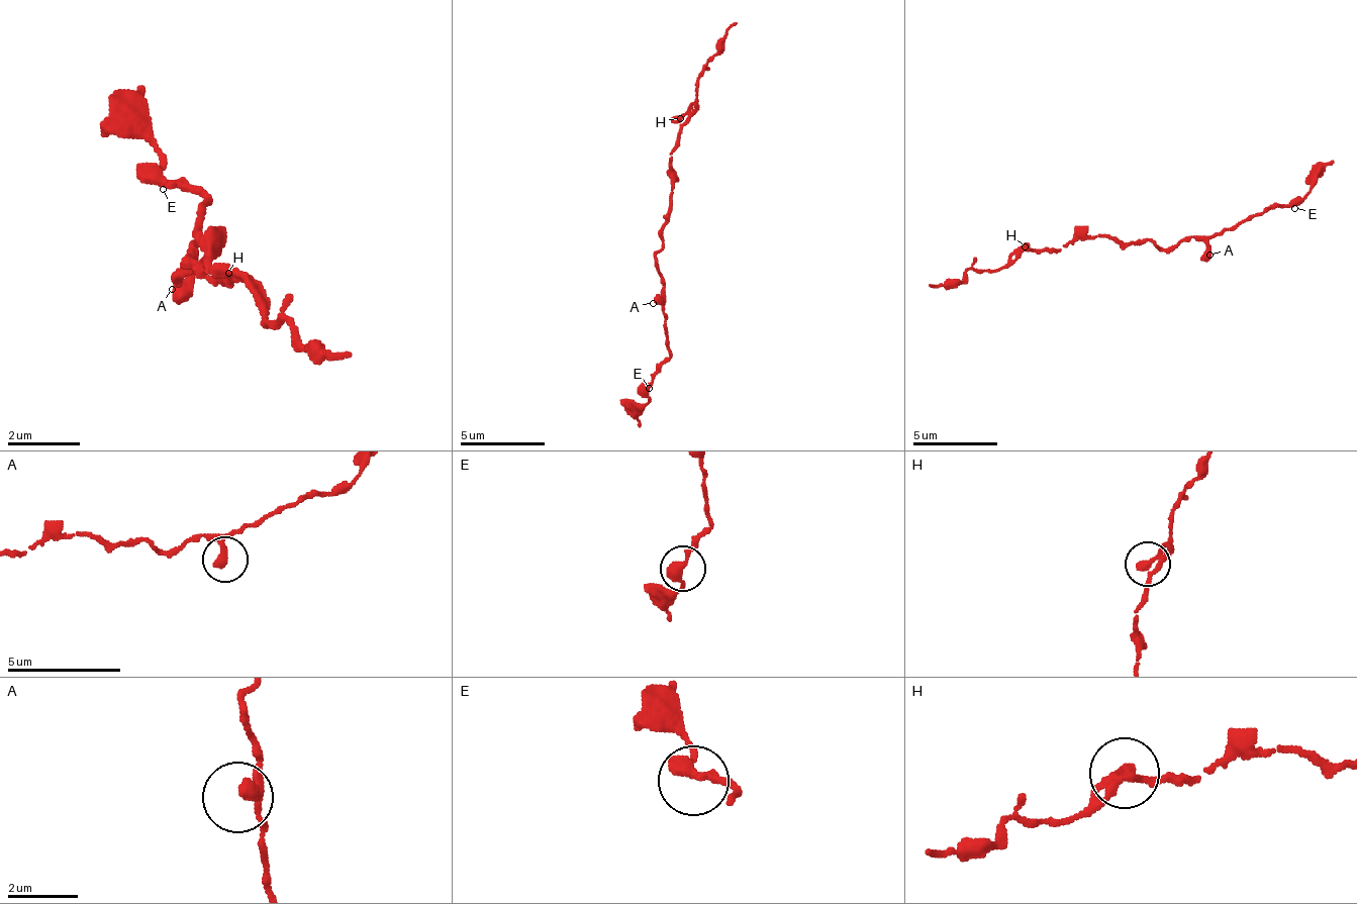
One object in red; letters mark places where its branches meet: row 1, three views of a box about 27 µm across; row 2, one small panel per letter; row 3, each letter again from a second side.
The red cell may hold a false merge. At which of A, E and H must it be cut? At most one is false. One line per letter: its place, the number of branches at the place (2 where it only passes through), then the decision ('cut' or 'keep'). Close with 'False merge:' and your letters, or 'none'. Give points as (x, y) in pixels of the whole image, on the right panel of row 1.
A: at (1209, 255); 2 branches meet; keep
E: at (1294, 208); 2 branches meet; keep
H: at (1025, 246); 2 branches meet; keep
False merge: none

